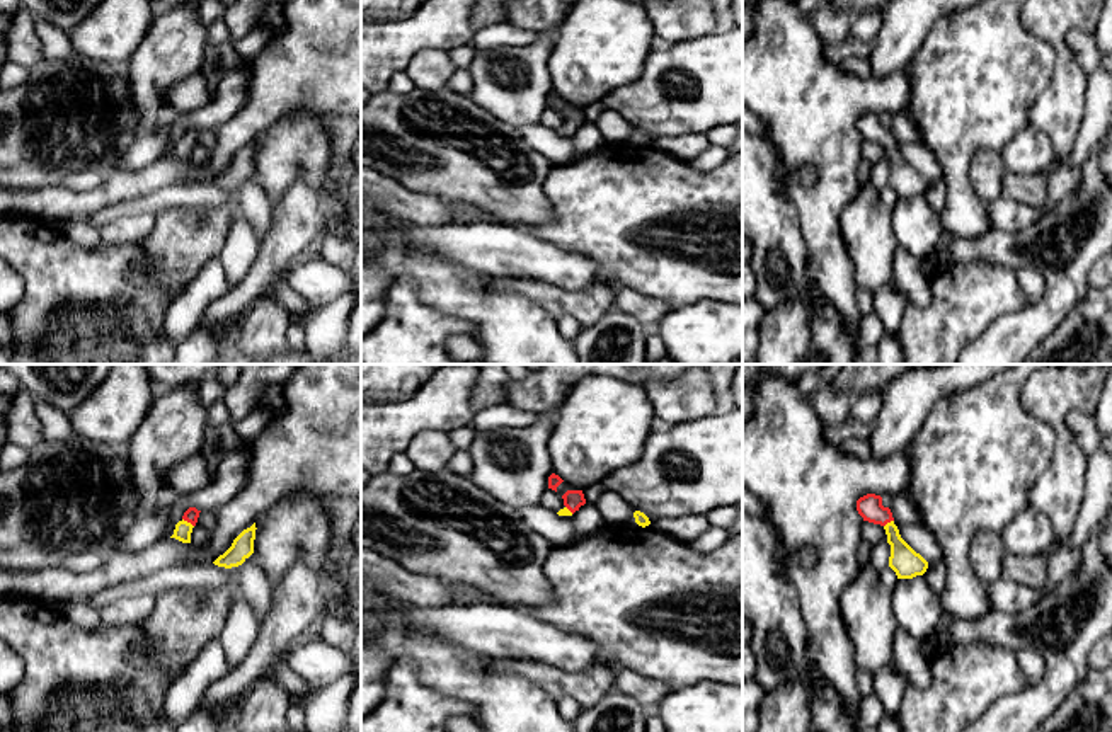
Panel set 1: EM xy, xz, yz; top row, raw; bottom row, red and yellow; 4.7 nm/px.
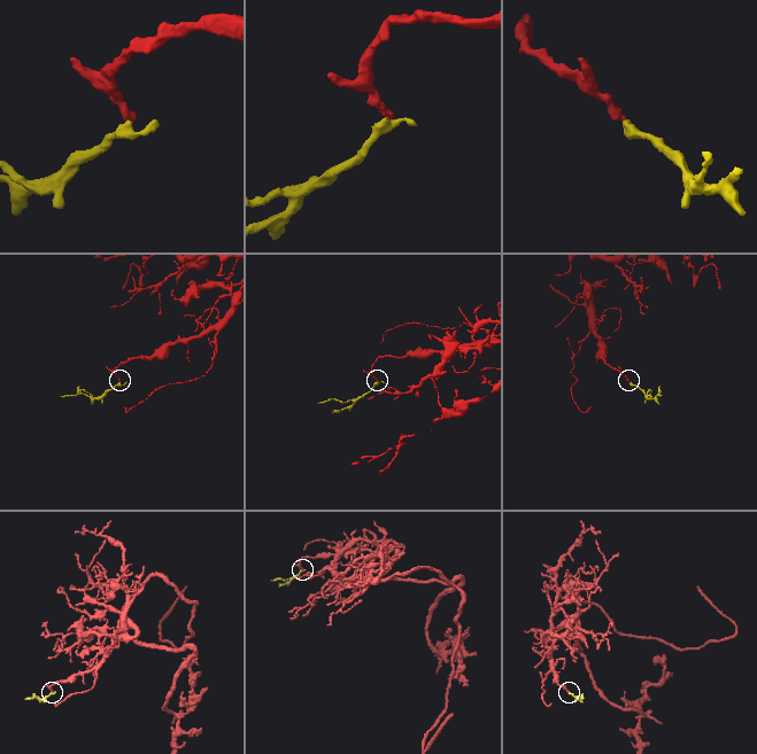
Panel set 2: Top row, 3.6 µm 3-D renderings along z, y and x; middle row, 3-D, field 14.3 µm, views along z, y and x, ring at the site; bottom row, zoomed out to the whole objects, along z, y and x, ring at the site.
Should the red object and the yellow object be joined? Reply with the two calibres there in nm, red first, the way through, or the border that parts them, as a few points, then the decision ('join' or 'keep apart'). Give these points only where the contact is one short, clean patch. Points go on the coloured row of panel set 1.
70/80 nm | across xy (191, 514), (188, 521), (183, 530) | join

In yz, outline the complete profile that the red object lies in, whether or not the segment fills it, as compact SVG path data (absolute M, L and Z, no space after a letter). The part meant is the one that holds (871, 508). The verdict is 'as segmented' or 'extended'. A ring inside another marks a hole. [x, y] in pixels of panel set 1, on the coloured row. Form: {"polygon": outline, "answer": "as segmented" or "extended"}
{"polygon": "M867 494L860 497L857 511L863 521L880 524L886 529L887 543L891 545L889 567L896 572L897 579L913 579L926 572L928 562L901 538L892 512L882 506L880 495Z", "answer": "extended"}

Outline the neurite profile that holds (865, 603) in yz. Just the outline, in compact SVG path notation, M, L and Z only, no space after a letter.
M872 563L858 567L840 604L857 669L877 674L892 664L892 638L897 623L892 615L891 589L880 582Z

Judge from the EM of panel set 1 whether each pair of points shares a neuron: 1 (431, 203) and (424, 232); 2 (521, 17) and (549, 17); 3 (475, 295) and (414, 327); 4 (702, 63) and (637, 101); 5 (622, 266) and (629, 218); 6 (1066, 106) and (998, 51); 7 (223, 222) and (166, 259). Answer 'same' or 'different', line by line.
1: different
2: same
3: different
4: same
5: same
6: different
7: same

